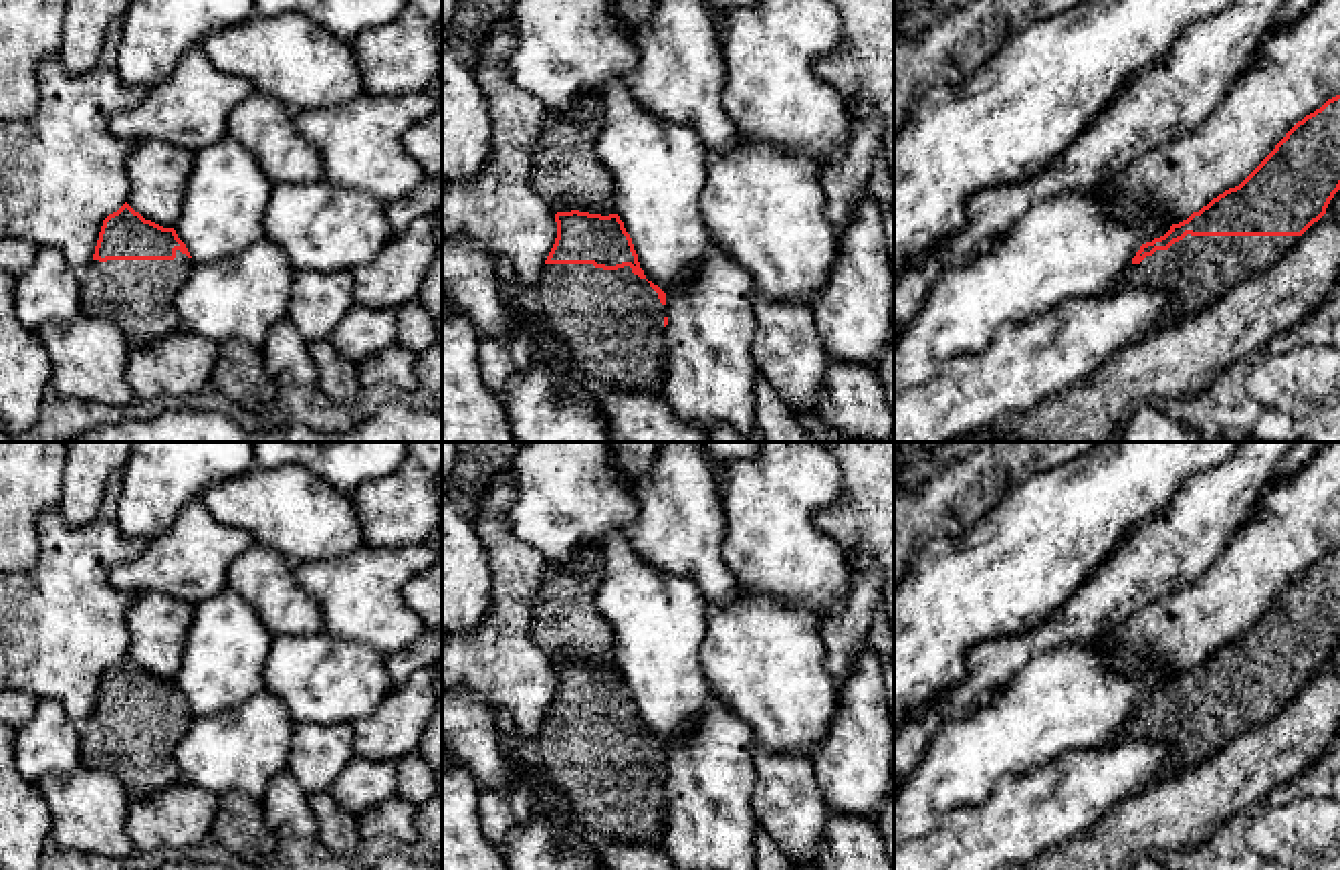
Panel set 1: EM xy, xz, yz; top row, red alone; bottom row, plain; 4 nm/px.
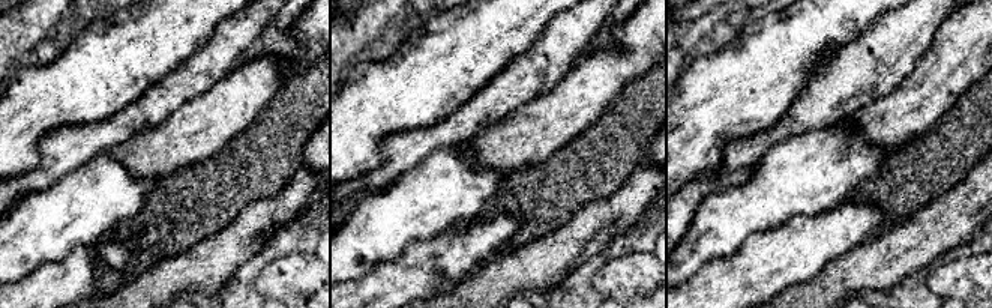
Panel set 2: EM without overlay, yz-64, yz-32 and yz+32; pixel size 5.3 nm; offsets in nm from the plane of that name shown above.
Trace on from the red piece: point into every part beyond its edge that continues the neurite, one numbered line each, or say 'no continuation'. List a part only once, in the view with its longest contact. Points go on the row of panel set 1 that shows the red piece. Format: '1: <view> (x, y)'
1: yz (1227, 261)

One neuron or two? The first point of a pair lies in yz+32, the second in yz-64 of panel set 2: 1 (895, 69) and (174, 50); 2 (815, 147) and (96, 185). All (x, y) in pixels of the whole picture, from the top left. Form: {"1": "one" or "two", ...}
{"1": "two", "2": "one"}

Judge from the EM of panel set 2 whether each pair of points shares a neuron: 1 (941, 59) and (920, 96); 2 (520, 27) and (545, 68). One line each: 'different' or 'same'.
1: same
2: different

